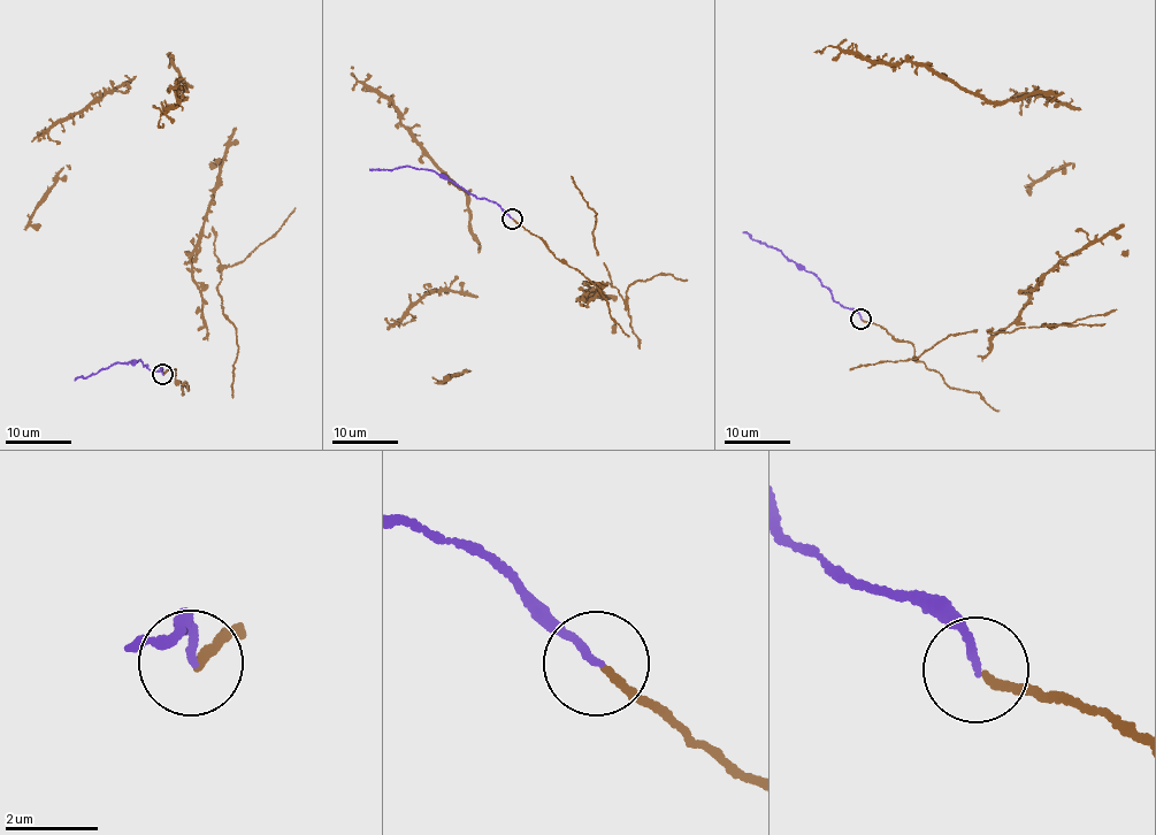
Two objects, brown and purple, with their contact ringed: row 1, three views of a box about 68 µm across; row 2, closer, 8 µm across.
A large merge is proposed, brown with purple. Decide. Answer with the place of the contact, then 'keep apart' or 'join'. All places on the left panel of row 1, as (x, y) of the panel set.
(162, 374) | join

